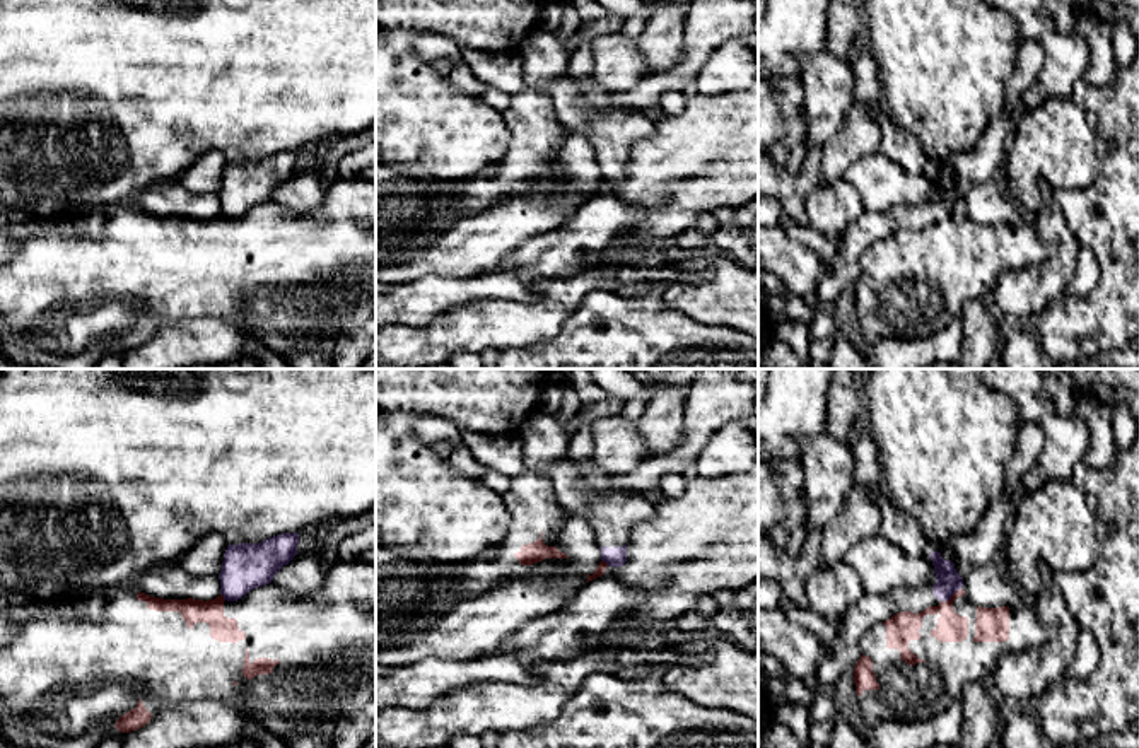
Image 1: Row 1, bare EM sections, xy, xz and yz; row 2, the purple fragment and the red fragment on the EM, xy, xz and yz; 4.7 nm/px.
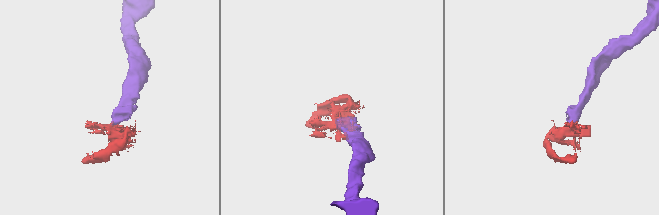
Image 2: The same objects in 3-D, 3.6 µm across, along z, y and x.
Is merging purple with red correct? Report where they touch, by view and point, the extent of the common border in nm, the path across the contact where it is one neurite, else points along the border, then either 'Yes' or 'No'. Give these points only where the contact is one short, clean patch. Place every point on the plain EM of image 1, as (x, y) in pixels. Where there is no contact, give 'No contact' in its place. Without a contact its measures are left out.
Touches purple at yz (950, 214). Shared border 120 nm. Boundary: yz (960, 205), (941, 219). No

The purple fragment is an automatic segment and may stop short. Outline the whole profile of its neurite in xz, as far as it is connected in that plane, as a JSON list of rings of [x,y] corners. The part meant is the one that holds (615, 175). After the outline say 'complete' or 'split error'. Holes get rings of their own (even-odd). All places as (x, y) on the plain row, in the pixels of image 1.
[[[565,73],[538,91],[550,96],[558,121],[569,131],[587,133],[601,166],[601,178],[610,184],[622,184],[627,179],[632,145],[656,135],[654,114],[611,108],[613,92],[598,85],[591,73],[586,77]]] | split error

